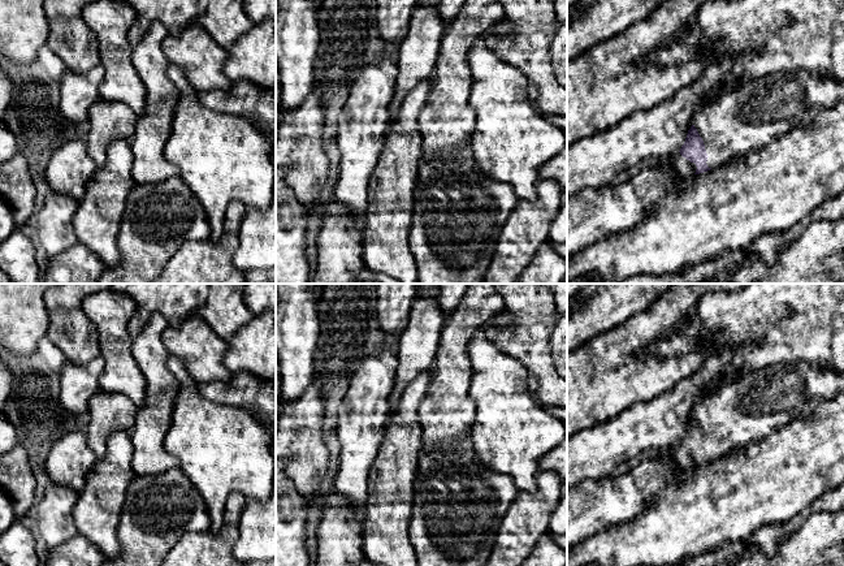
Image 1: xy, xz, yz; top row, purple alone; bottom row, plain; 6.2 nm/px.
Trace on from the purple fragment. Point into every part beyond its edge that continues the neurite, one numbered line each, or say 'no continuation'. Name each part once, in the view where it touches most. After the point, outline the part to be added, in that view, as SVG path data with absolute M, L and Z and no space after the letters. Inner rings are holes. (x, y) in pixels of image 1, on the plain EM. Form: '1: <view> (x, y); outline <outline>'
1: yz (751, 407); outline M806 362L778 363L722 384L693 409L704 432L707 458L715 459L730 450L771 435L798 418L810 415L814 398L834 399L844 392L844 371L814 368Z
2: yz (683, 458); outline M672 445L666 453L666 457L670 457L679 468L687 468L696 465L696 455L691 454L679 445Z

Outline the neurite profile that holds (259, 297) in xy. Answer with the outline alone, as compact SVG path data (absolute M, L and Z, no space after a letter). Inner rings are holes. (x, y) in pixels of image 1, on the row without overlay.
M244 284L244 302L254 315L270 310L276 315L276 284Z

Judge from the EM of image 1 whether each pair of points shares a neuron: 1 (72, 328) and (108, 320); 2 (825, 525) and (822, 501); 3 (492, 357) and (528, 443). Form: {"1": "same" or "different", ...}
{"1": "different", "2": "different", "3": "same"}

